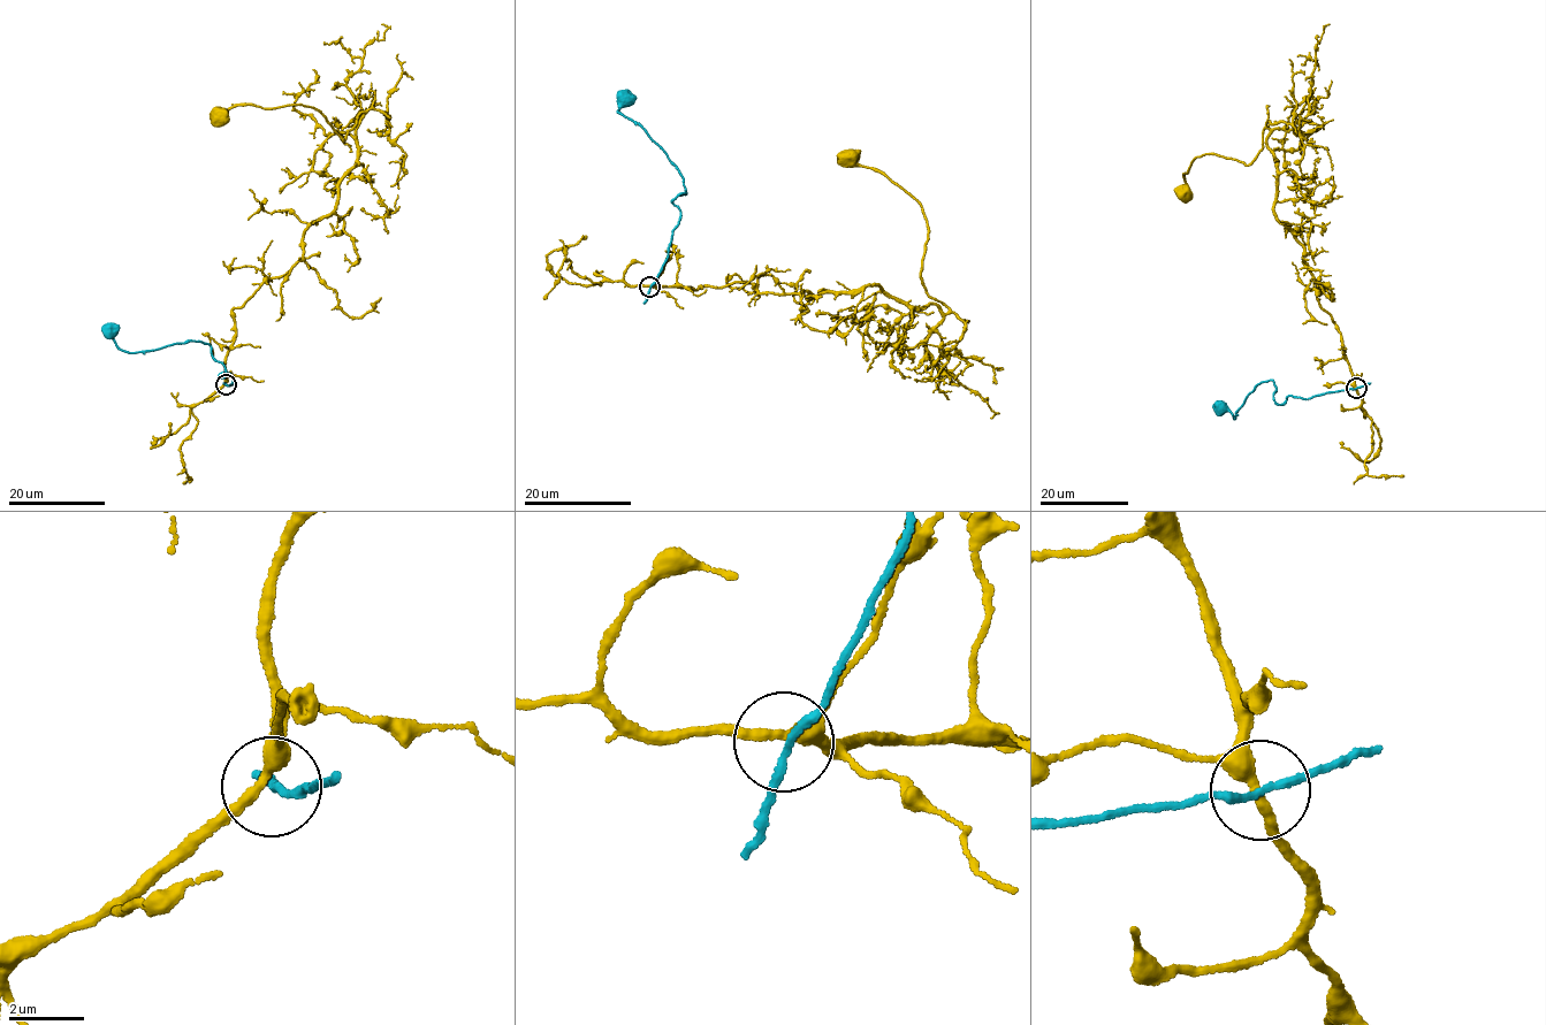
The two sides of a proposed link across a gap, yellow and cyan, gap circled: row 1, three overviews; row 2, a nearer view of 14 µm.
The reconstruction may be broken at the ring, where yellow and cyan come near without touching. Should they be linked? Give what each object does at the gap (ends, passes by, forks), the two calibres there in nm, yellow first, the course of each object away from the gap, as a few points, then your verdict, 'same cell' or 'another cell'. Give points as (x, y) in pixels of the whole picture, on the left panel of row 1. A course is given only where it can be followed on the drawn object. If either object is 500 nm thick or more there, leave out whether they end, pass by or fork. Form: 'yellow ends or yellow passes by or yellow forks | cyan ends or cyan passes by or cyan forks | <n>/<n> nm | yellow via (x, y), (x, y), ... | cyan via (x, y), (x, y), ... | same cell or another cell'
yellow passes by | cyan passes by | 360/180 nm | yellow via (225, 383), (234, 308), (291, 270), (305, 230), (332, 214), (364, 112), (343, 140), (303, 105), (219, 116) | cyan via (227, 384), (233, 376), (219, 375), (225, 365), (210, 345), (188, 341), (126, 352), (109, 336), (111, 329) | another cell

